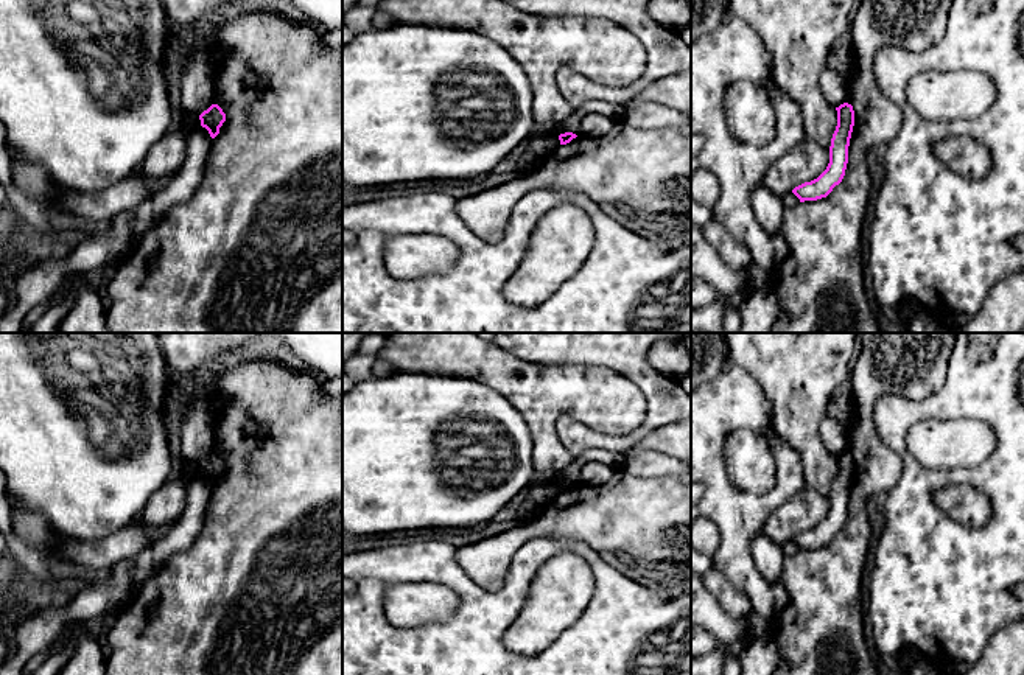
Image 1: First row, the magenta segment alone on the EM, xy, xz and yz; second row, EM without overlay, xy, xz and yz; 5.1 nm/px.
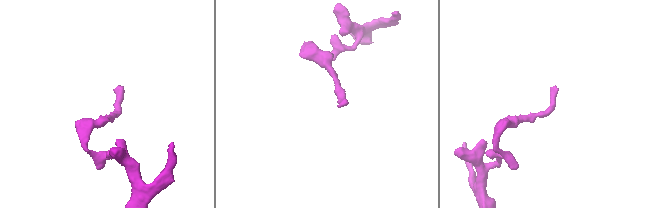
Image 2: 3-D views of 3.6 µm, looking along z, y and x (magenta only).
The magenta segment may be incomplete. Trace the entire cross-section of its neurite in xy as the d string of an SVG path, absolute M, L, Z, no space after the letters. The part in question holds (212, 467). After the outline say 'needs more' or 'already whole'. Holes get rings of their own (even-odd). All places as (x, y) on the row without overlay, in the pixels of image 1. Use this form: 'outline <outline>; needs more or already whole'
outline M212 453L199 463L201 474L205 476L212 487L219 482L219 476L226 470L226 462L218 453Z; already whole

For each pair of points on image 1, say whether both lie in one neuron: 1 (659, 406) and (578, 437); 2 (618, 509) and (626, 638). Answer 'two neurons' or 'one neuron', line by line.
1: one neuron
2: two neurons

